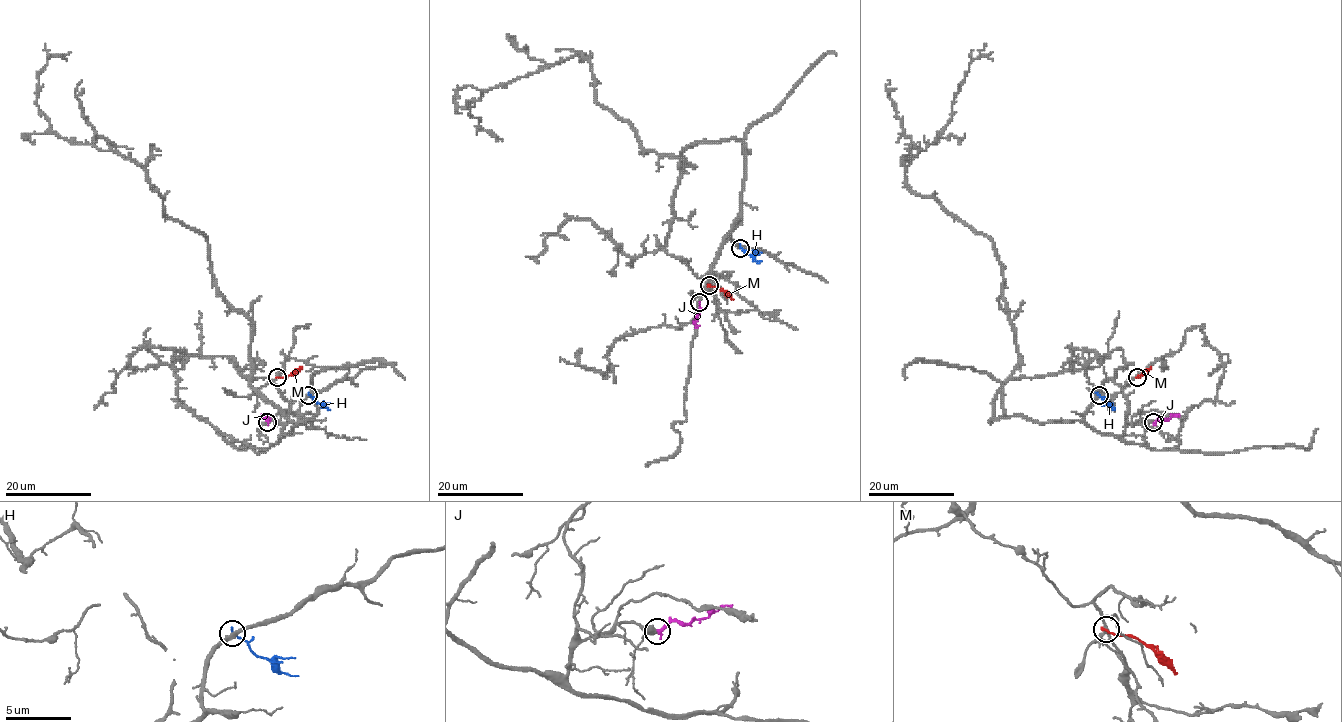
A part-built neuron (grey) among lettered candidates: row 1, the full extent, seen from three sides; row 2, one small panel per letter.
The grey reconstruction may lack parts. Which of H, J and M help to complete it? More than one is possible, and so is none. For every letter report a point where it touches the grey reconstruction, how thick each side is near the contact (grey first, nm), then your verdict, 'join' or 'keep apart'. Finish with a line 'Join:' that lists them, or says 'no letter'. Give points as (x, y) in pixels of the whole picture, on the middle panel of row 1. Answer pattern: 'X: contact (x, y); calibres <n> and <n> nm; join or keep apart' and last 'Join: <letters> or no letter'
H: contact (740, 248); calibres 320 and 160 nm; keep apart
J: contact (699, 302); calibres 320 and 300 nm; join
M: contact (709, 285); calibres 200 and 200 nm; keep apart
Join: J

